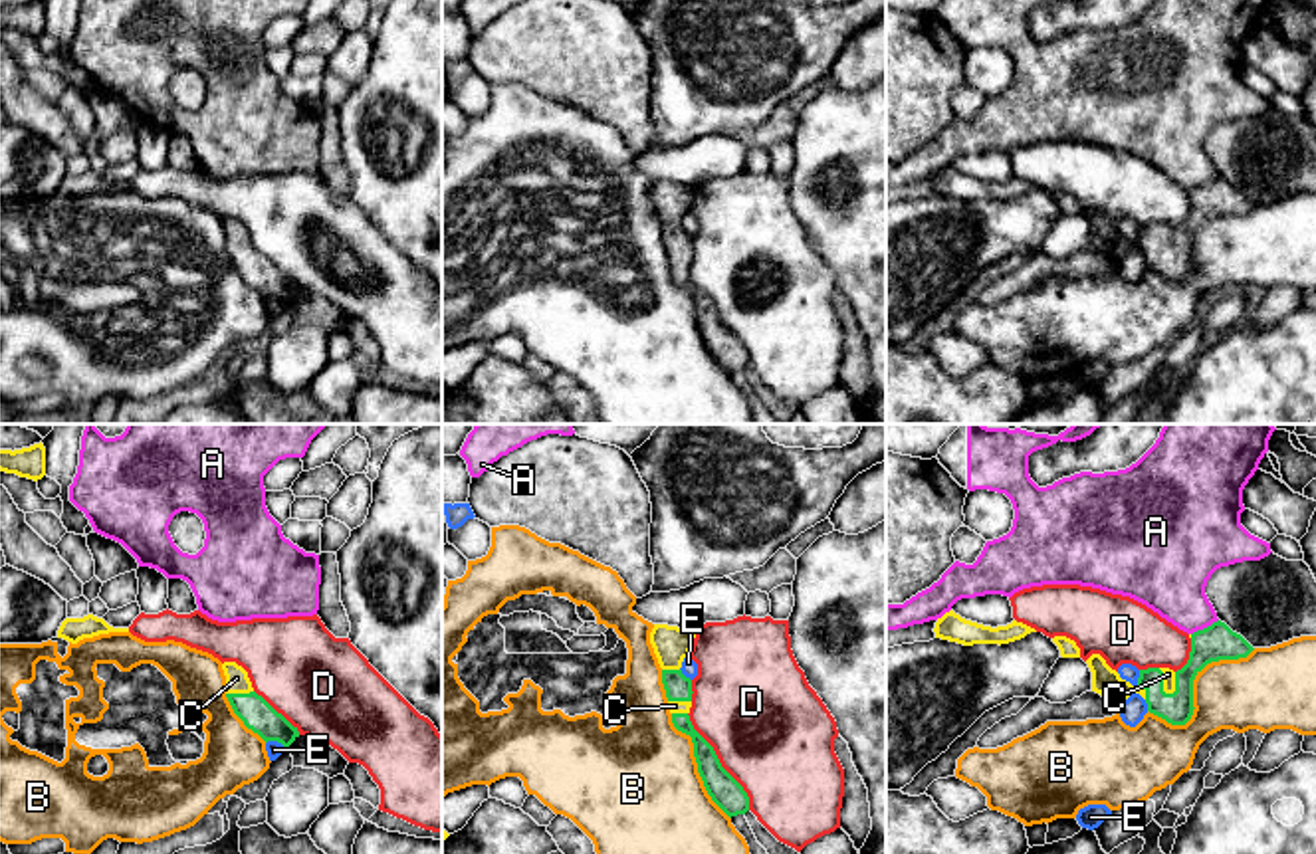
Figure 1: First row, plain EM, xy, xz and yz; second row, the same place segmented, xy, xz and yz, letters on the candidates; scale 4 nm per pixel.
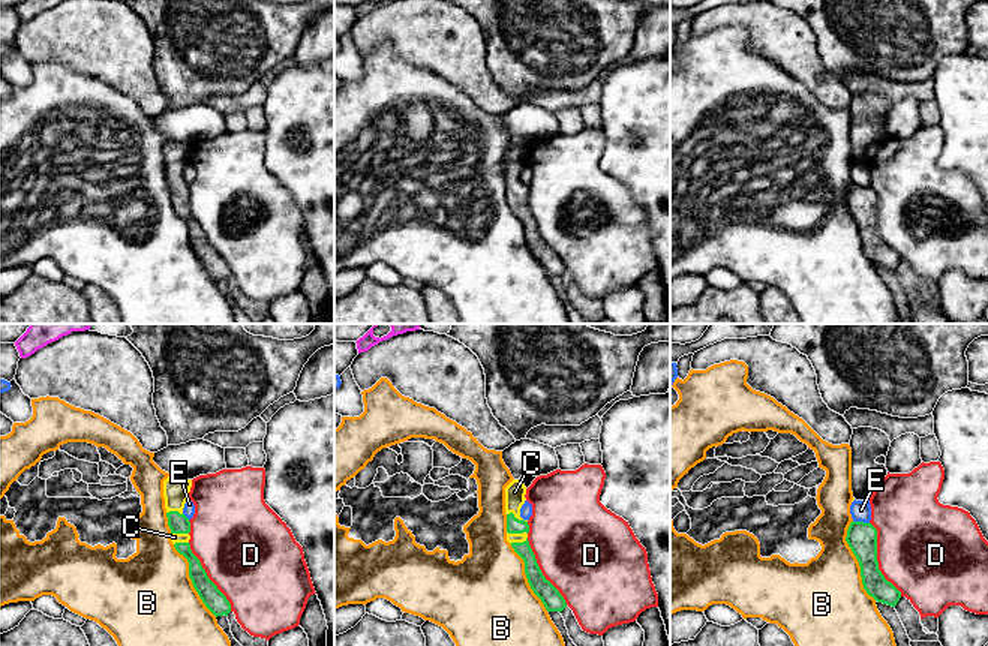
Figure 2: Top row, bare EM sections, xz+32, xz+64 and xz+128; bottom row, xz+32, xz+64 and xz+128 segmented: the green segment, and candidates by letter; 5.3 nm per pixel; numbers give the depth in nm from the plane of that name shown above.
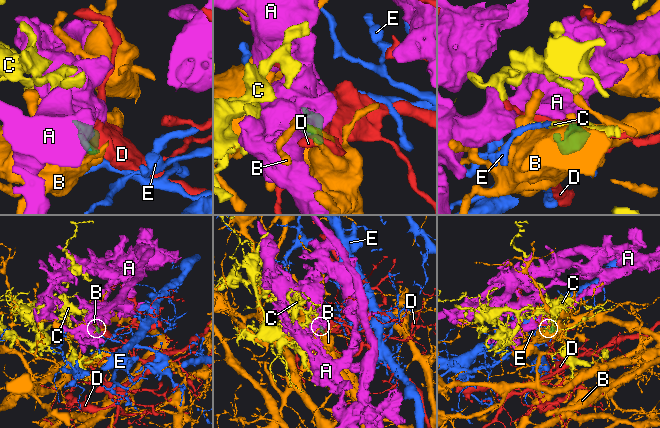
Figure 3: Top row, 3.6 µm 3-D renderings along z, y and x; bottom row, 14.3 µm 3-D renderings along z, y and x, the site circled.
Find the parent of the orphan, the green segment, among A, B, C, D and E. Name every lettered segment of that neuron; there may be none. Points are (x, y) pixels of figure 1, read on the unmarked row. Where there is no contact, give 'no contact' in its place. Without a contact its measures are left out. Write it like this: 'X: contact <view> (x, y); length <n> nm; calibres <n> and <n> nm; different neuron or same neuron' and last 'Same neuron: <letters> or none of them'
A: contact yz (1204, 185); length 130 nm; calibres 150 and 300 nm; different neuron
B: contact yz (1192, 244); length 500 nm; calibres 150 and 300 nm; different neuron
C: contact yz (1162, 240); length 130 nm; calibres 140 and 50 nm; same neuron
D: contact xz (718, 318); length 460 nm; calibres 120 and 480 nm; different neuron
E: contact xy (276, 296); length 90 nm; calibres 130 and 70 nm; different neuron
Same neuron: C

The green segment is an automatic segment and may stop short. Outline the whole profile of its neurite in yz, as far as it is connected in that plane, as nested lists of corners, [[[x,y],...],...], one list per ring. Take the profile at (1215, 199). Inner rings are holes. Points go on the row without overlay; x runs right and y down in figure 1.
[[[1225,178],[1189,190],[1191,208],[1187,220],[1173,228],[1169,224],[1140,226],[1138,242],[1122,236],[1100,210],[1092,210],[1086,220],[1092,228],[1092,248],[1124,260],[1132,250],[1140,250],[1148,267],[1171,281],[1185,281],[1193,271],[1193,236],[1211,218],[1247,214],[1255,204]]]

